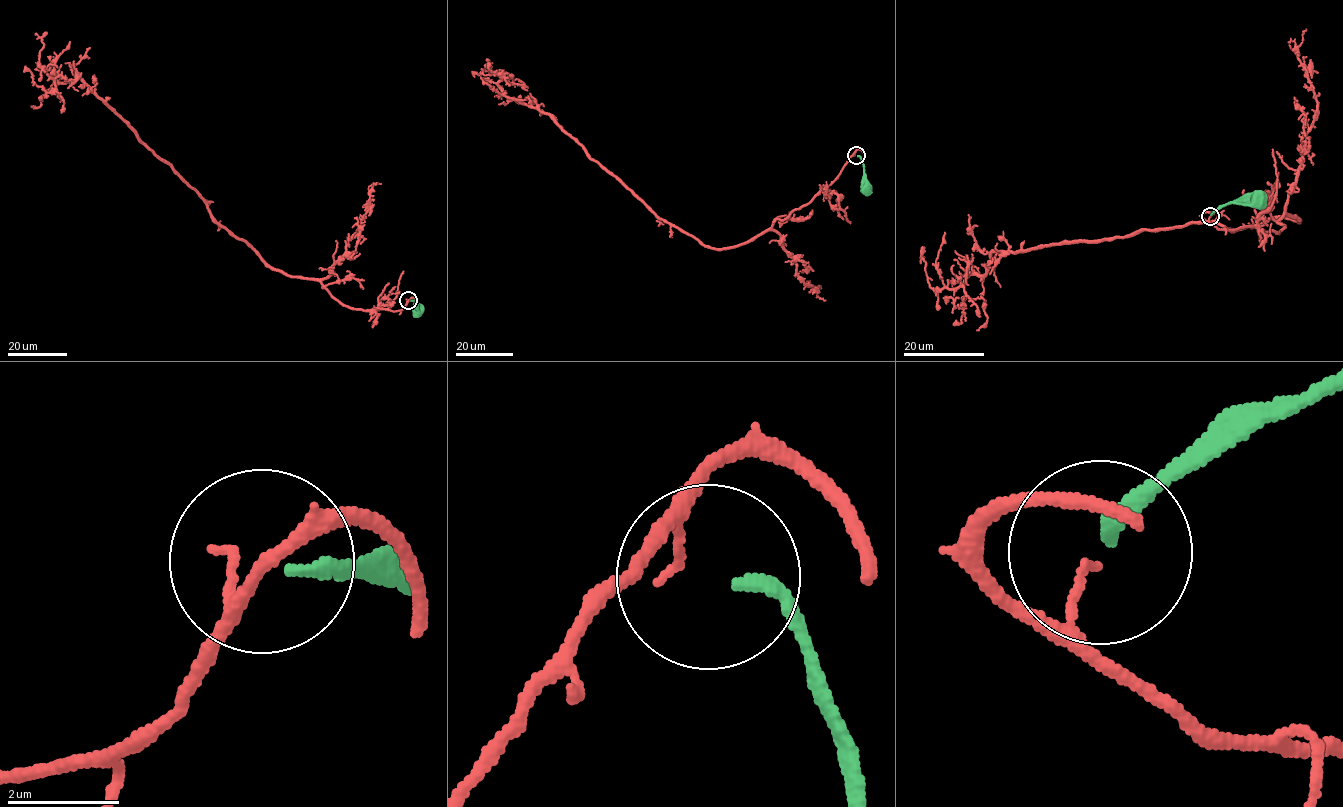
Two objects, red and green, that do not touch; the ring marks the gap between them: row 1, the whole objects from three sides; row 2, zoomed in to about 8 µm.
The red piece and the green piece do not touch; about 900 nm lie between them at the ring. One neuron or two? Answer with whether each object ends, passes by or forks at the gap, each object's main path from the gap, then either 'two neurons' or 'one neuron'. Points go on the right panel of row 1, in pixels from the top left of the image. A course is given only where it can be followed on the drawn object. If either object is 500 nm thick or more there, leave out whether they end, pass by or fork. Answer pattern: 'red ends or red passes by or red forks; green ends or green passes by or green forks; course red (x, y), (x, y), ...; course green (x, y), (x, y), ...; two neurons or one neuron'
red ends; green ends; course red (1210, 216), (1263, 233), (1299, 220), (992, 252), (955, 288), (929, 286), (924, 257); course green (1211, 215), (1229, 203), (1249, 204), (1256, 196), (1262, 195), (1260, 199); two neurons

